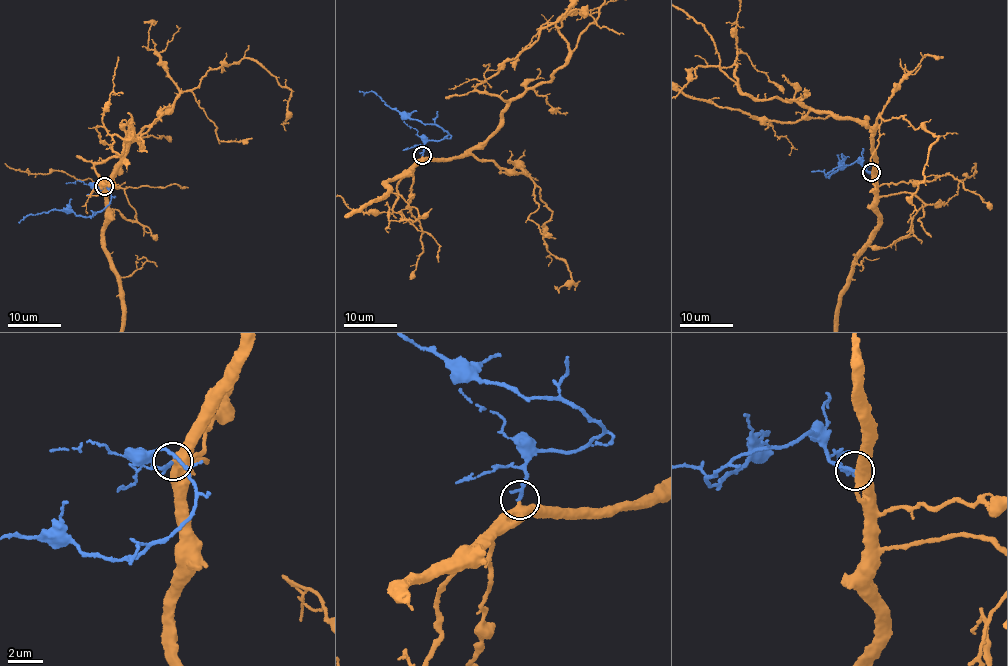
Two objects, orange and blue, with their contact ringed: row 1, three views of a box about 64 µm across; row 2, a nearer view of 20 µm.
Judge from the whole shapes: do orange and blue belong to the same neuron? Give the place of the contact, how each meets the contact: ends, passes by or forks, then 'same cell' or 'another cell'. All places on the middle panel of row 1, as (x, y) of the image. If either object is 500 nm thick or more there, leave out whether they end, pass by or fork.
at (422, 155); same cell

